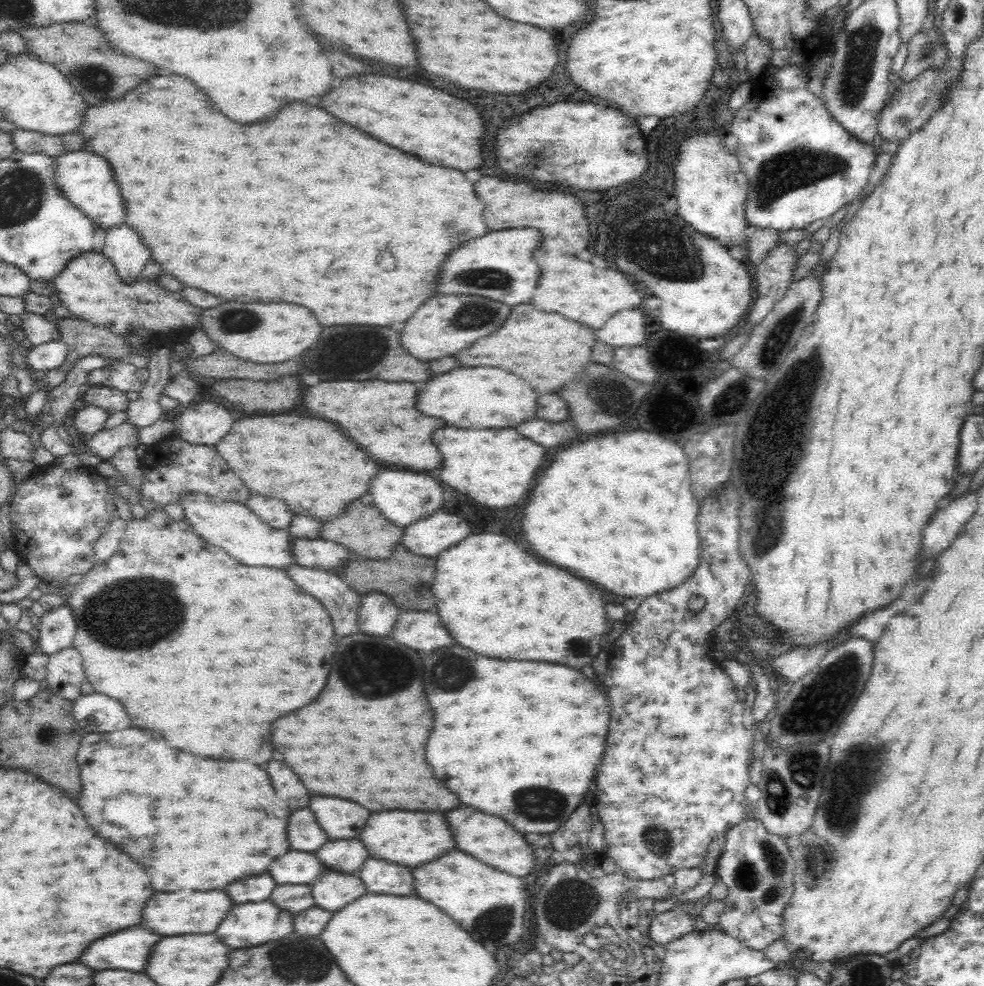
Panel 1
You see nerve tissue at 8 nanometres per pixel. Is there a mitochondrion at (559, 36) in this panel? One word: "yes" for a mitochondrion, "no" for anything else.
no

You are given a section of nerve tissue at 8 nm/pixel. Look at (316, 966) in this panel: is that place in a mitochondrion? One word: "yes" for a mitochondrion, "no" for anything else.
yes

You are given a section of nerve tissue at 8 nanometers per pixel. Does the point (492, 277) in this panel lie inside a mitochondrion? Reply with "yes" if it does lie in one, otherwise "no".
yes

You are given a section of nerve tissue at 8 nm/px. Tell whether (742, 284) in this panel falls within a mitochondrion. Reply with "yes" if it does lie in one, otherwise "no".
no

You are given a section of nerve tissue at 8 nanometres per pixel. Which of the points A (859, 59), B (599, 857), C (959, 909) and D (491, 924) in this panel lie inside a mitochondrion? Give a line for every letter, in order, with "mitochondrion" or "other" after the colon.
A: mitochondrion
B: other
C: other
D: mitochondrion

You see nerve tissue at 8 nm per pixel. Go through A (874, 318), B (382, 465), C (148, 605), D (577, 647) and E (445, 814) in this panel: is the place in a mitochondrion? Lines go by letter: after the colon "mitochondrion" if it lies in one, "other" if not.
A: other
B: other
C: mitochondrion
D: mitochondrion
E: other

